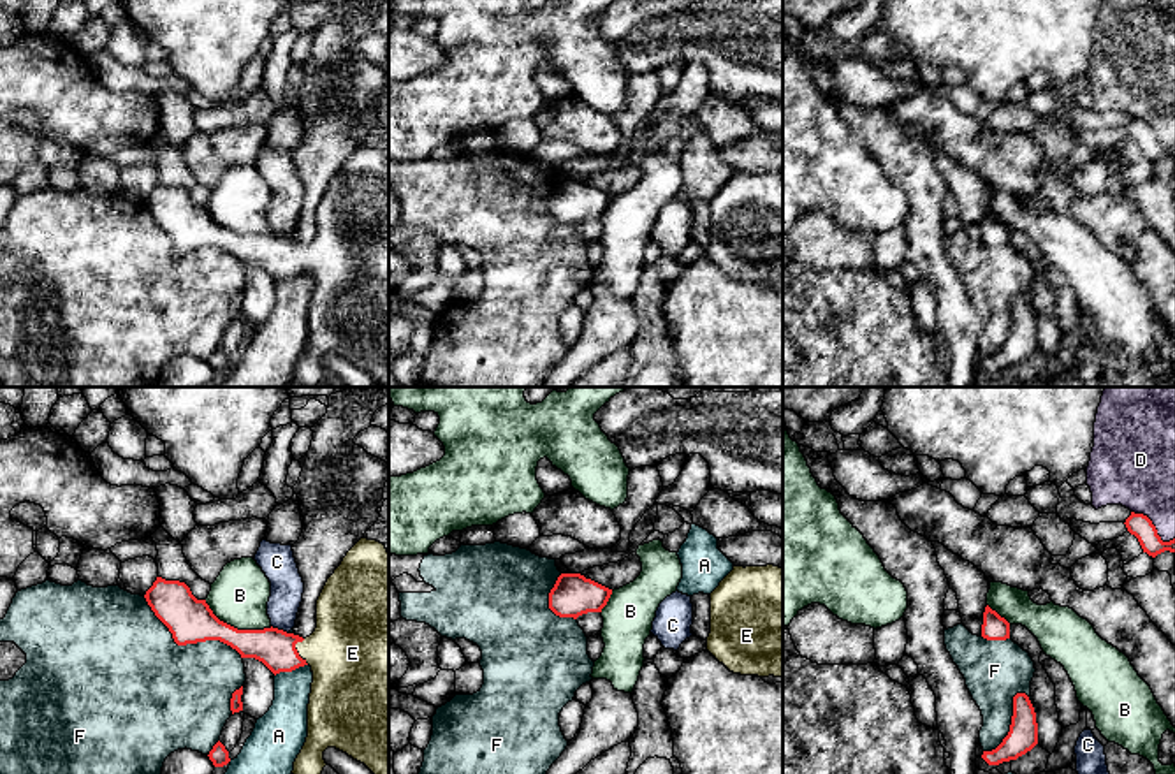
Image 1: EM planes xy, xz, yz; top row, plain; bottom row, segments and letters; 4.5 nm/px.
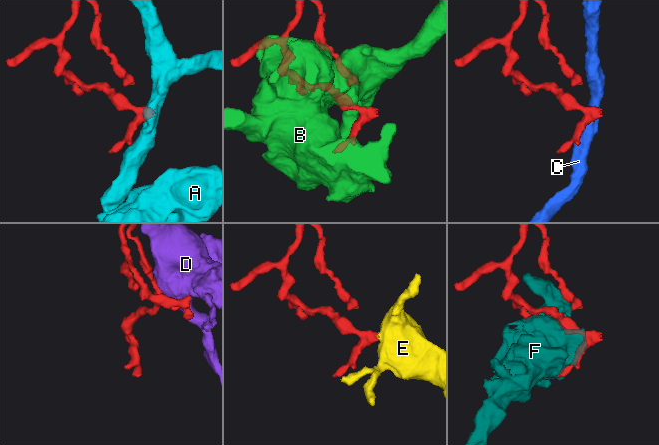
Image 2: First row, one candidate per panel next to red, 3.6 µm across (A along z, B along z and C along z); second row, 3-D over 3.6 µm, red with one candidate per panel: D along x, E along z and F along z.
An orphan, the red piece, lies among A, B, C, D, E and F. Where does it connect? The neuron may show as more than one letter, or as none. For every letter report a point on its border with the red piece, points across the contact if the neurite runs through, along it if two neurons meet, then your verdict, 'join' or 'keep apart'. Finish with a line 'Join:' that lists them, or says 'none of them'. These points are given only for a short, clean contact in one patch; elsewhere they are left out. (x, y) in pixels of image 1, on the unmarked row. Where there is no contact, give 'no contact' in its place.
A: contact xy (291, 277); border xy (306, 270), (291, 277), (280, 277), (275, 282); keep apart
B: contact xy (236, 234); border xy (204, 206), (220, 226), (238, 234), (271, 233); keep apart
C: contact xy (280, 236); border xy (271, 231), (287, 240); keep apart
D: contact yz (1154, 132); keep apart
E: contact xy (296, 257); way xy (275, 254), (296, 257), (350, 259); join
F: contact xy (187, 248); keep apart
Join: E

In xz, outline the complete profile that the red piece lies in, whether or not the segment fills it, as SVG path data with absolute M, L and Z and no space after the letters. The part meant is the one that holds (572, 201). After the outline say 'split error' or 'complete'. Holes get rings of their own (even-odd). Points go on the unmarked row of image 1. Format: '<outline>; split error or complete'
M561 179L549 199L549 215L559 223L577 225L588 218L602 218L612 195L580 179Z; complete

